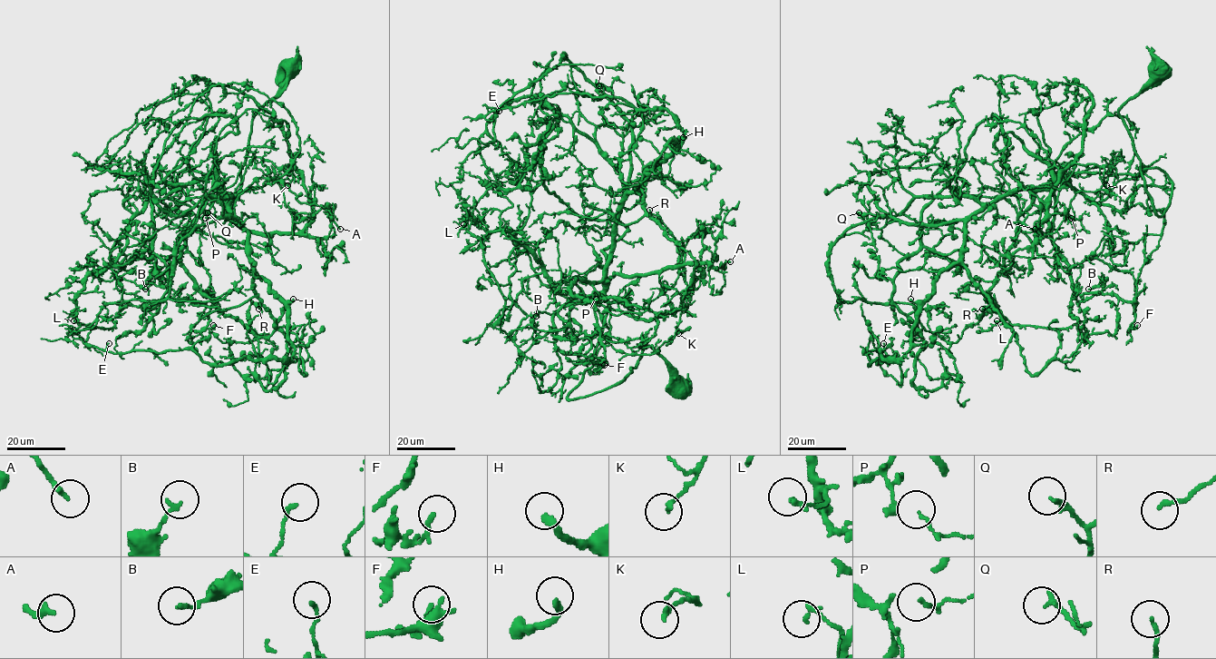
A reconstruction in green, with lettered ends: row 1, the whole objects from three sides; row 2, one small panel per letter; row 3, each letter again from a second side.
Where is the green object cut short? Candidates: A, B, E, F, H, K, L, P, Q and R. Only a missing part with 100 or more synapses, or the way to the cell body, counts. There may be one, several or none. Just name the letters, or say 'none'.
H

